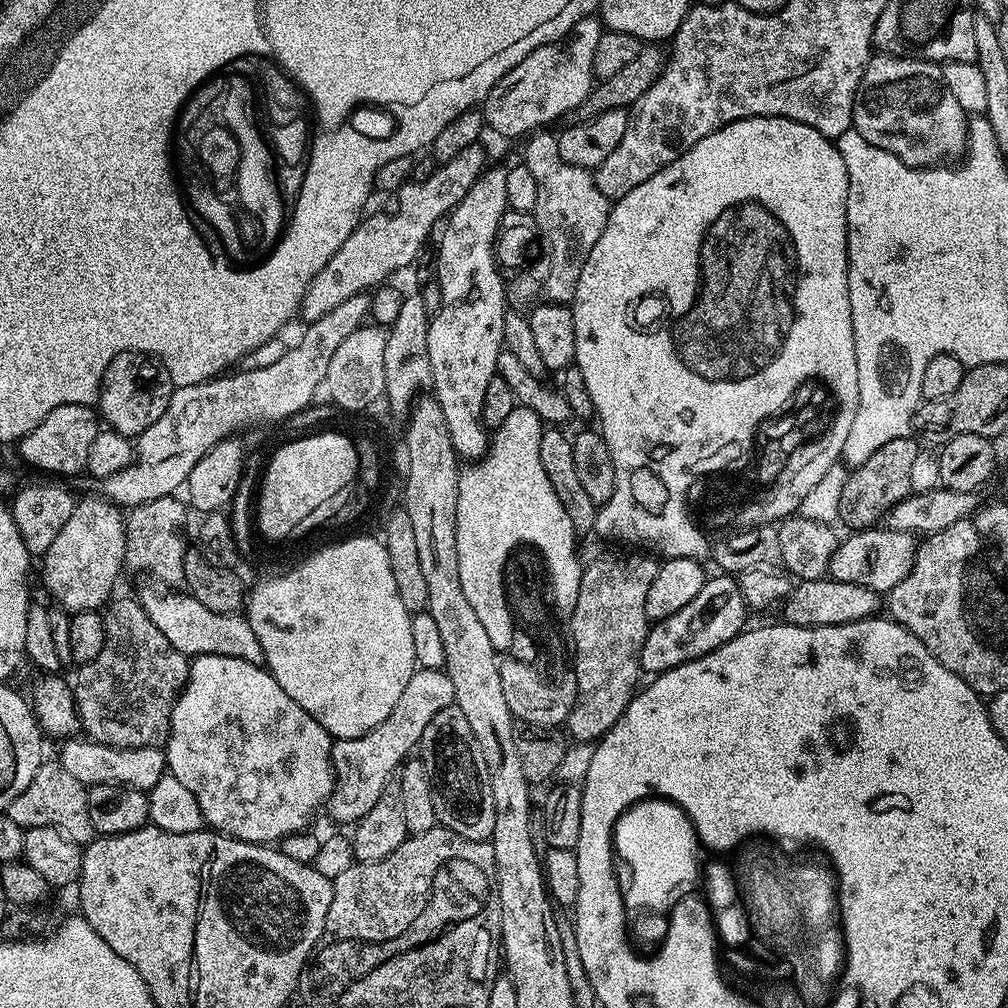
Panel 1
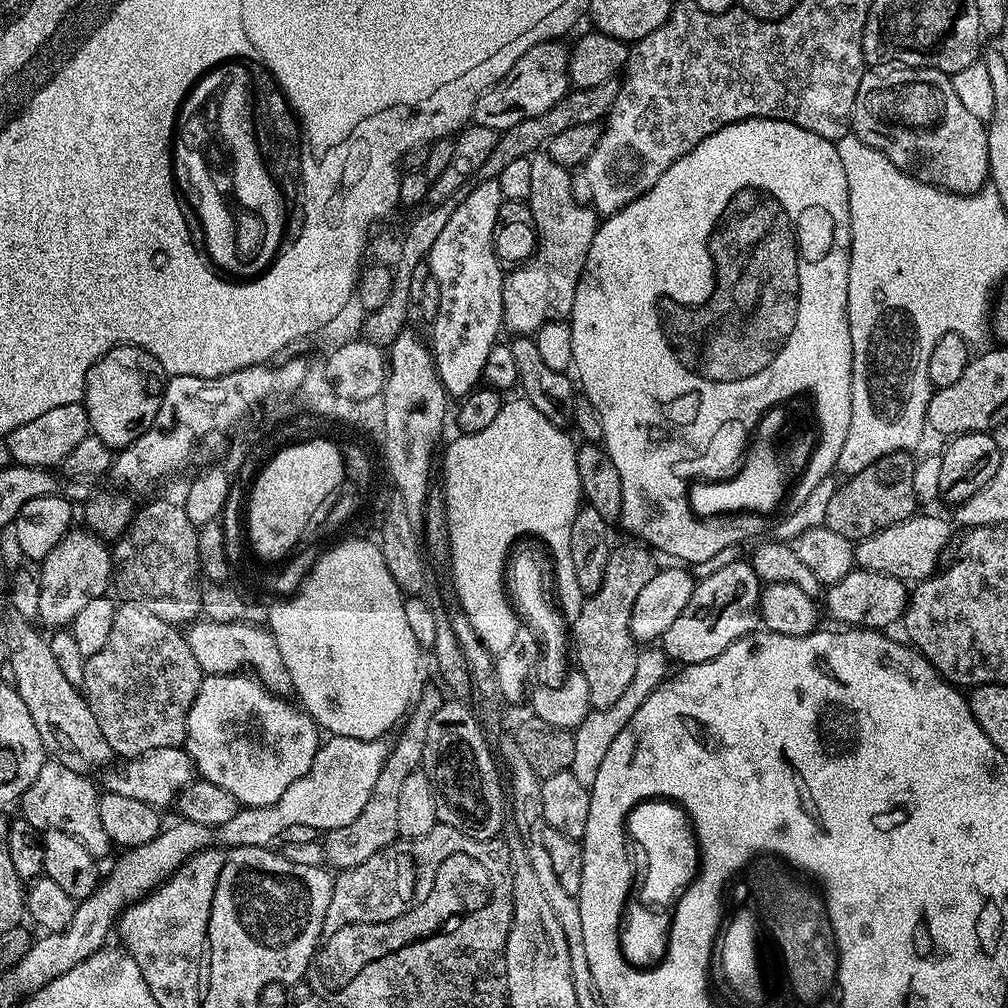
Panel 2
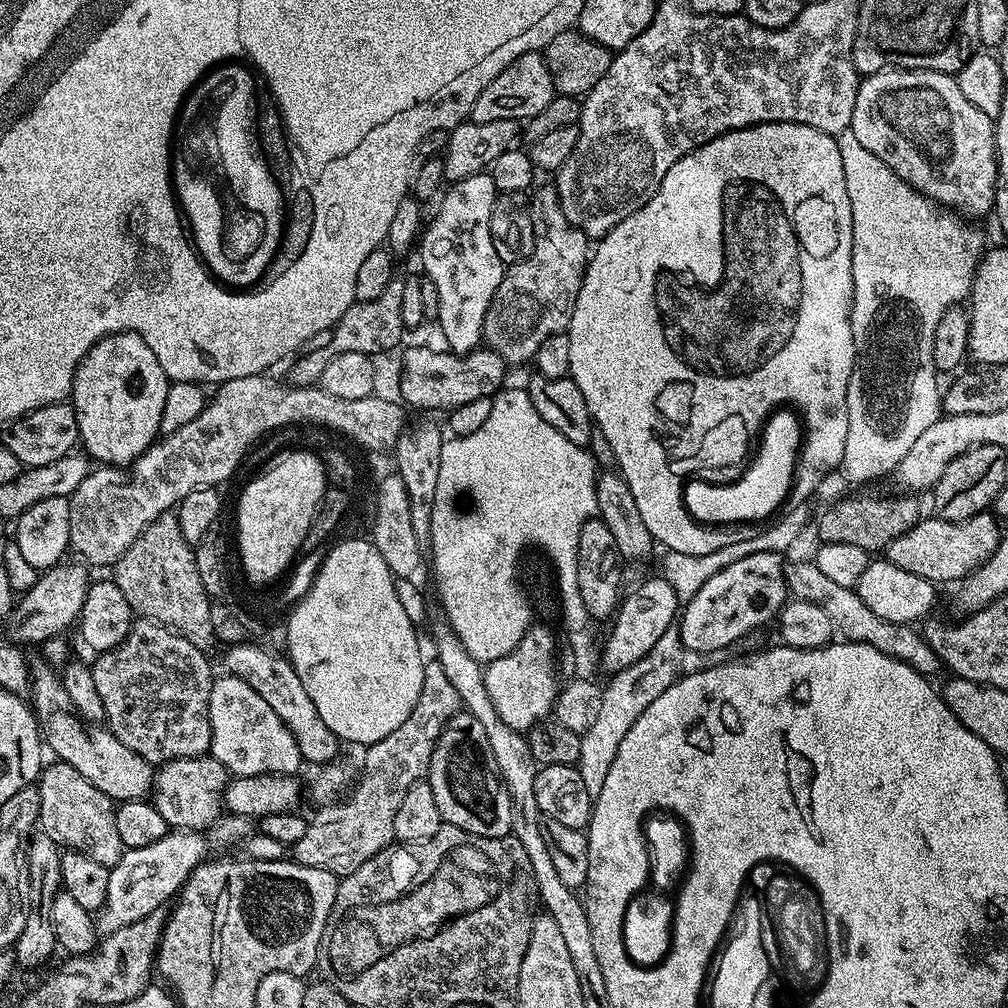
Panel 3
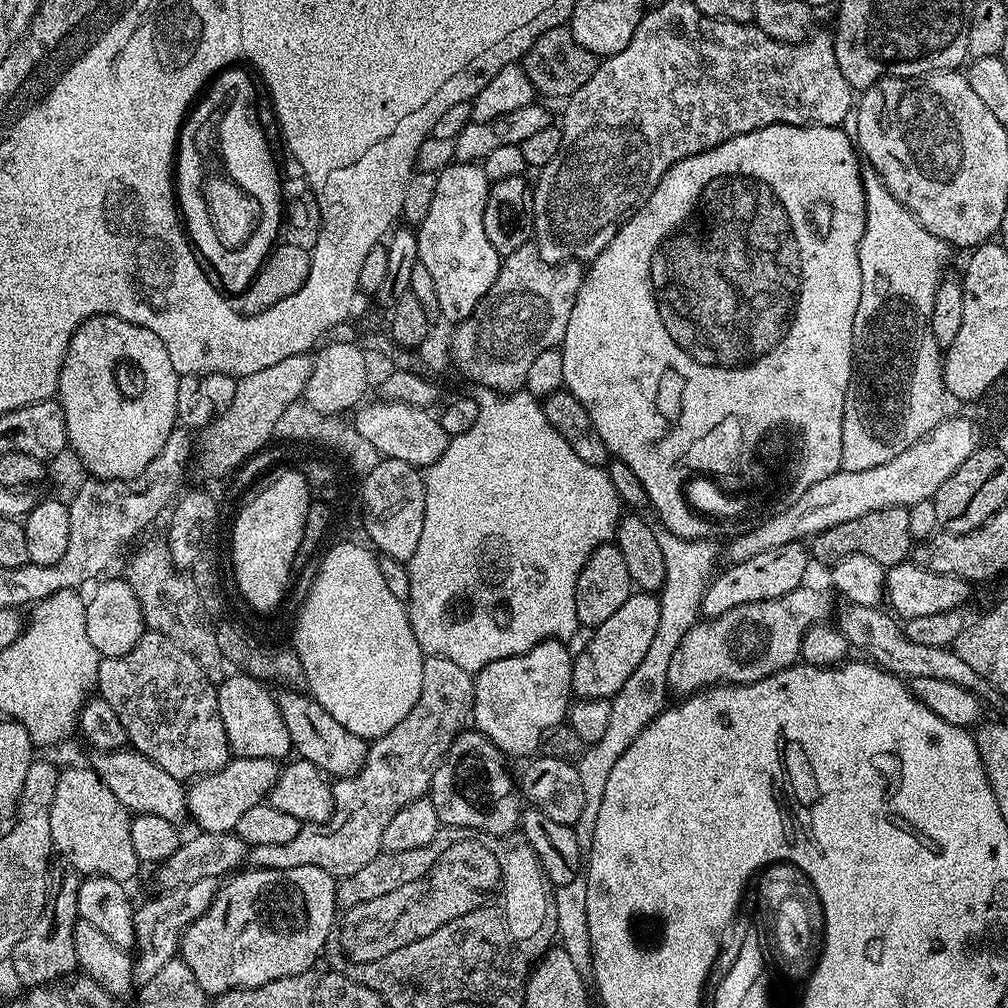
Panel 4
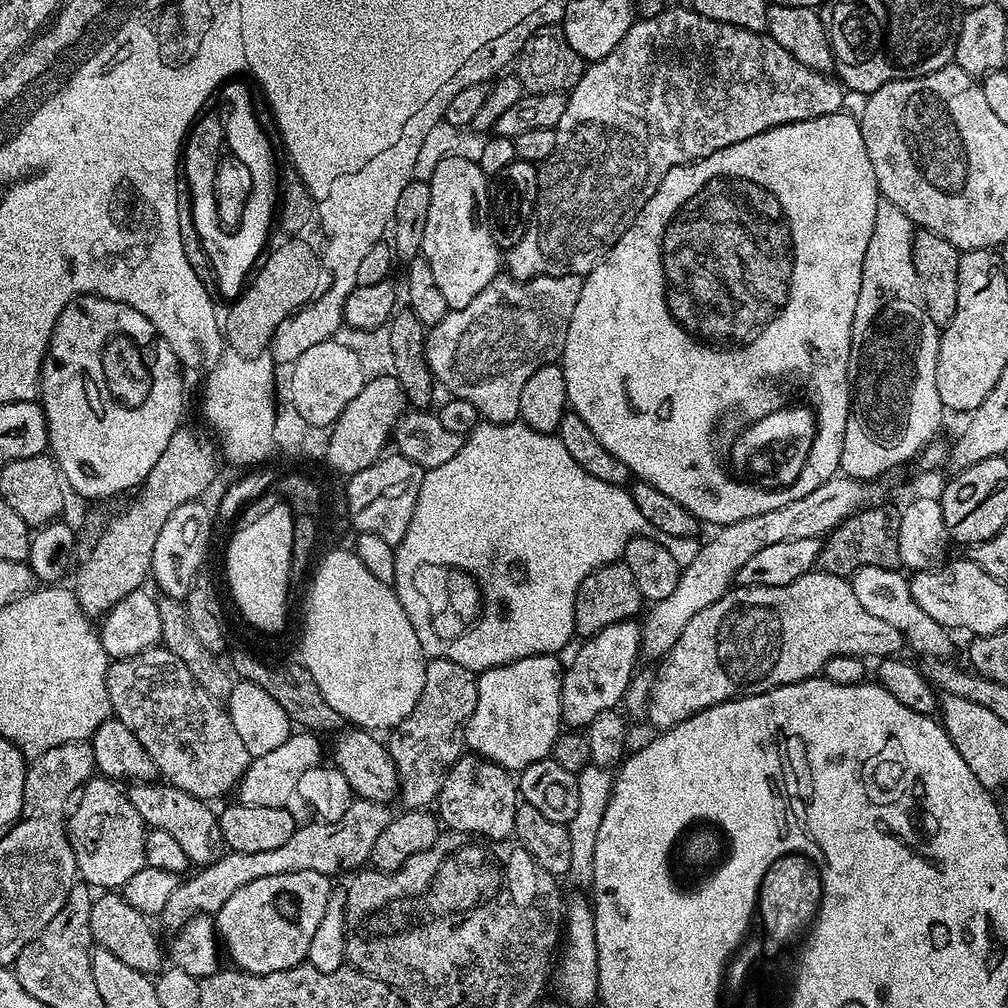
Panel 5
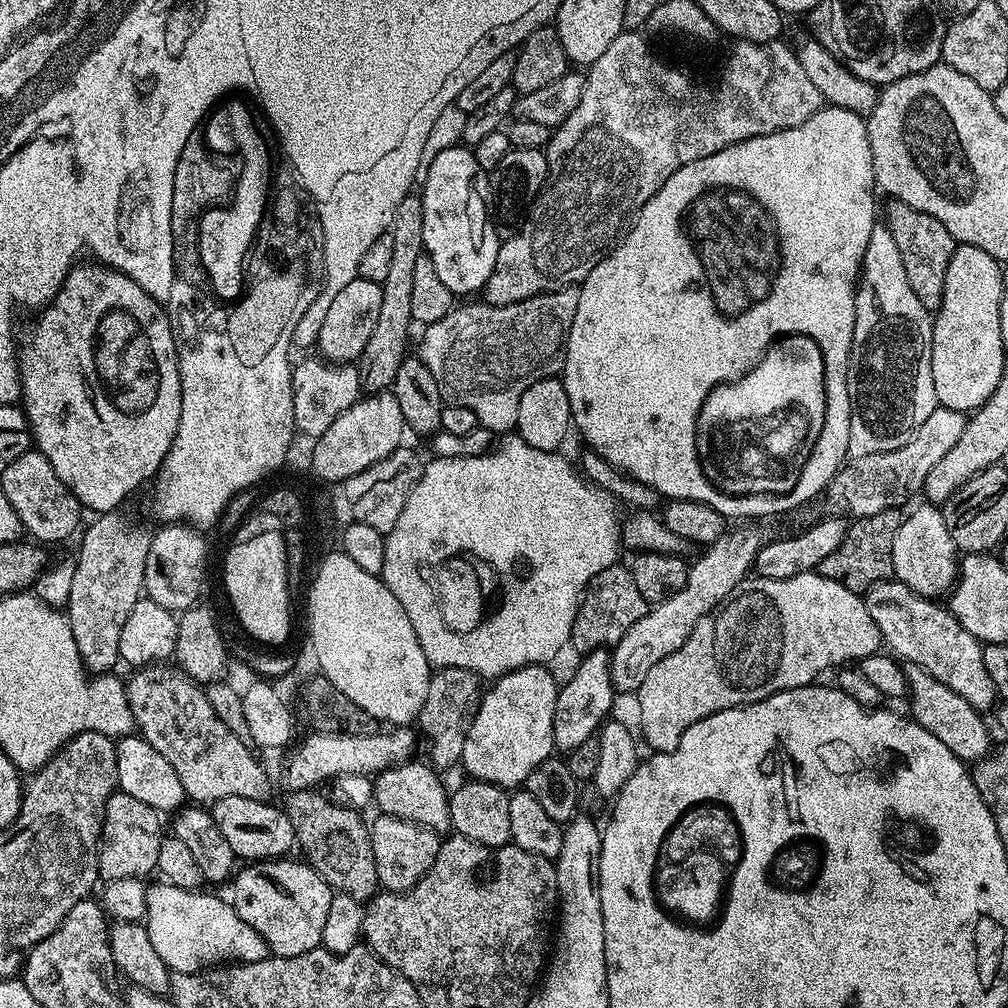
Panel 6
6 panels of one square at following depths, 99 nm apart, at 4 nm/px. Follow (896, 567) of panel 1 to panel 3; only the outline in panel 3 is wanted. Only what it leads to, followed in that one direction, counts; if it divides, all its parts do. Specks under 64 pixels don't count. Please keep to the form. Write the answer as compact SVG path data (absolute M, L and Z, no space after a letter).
M991 511L979 512L974 518L966 518L962 522L950 522L939 518L921 518L906 534L894 538L886 549L886 559L894 566L902 566L902 570L910 570L910 574L918 574L918 578L926 578L932 584L943 586L951 580L960 582L971 575L976 568L982 566L999 546L1002 528L1001 521Z

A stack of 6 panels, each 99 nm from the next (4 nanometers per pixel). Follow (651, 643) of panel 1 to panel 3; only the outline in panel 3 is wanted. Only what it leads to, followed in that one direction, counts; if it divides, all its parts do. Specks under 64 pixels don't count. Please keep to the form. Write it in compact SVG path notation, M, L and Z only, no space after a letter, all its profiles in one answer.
M778 552L746 554L738 562L730 562L694 598L683 605L678 616L680 643L689 653L716 652L728 648L747 632L760 628L777 619L780 607L789 599L790 593L784 581L785 557Z

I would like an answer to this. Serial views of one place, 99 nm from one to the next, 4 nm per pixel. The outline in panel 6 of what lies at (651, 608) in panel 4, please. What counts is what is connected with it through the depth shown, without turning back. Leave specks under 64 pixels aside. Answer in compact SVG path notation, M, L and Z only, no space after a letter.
M599 648L593 652L579 657L580 665L572 672L568 681L559 685L554 702L554 734L552 742L555 751L566 754L586 742L586 738L597 735L600 725L609 719L612 708L612 699L618 696L615 688L612 687L612 675L610 666L612 657L609 649Z

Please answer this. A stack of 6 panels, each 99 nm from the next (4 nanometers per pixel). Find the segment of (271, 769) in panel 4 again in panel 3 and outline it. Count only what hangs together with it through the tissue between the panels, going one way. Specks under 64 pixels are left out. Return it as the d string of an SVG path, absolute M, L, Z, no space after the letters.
M211 754L178 758L159 765L154 772L154 803L172 830L207 830L222 815L222 797L230 773Z

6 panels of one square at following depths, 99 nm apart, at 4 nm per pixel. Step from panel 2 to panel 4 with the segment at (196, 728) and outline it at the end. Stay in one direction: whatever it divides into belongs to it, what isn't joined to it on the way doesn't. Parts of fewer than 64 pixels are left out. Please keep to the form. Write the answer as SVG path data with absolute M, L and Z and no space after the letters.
M232 674L219 685L216 697L222 722L226 726L226 738L237 757L266 758L277 762L283 761L287 752L293 751L290 742L290 730L282 722L282 714L276 705L276 697L267 692L261 681L252 676Z

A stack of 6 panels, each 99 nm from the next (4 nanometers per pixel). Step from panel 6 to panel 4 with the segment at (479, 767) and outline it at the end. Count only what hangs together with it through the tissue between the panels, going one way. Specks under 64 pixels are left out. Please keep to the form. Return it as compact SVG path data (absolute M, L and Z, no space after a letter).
M543 640L526 654L490 662L490 666L475 673L476 693L471 723L475 731L486 737L505 757L531 757L543 745L544 737L565 723L574 696L574 656L571 651L568 653L568 647L562 640Z

